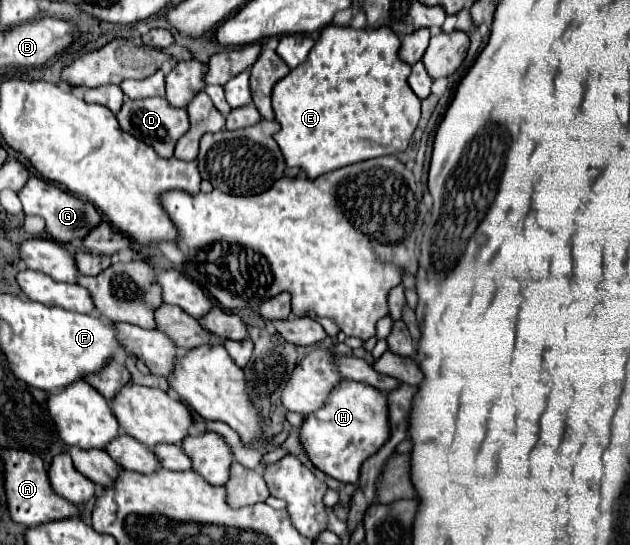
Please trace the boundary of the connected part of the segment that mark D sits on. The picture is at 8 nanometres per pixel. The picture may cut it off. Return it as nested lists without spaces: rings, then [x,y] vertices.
[[[145,98],[145,100],[125,100],[121,112],[117,114],[121,130],[129,132],[137,140],[155,148],[161,158],[171,158],[177,140],[189,130],[189,116],[187,110],[173,108],[167,98]]]

